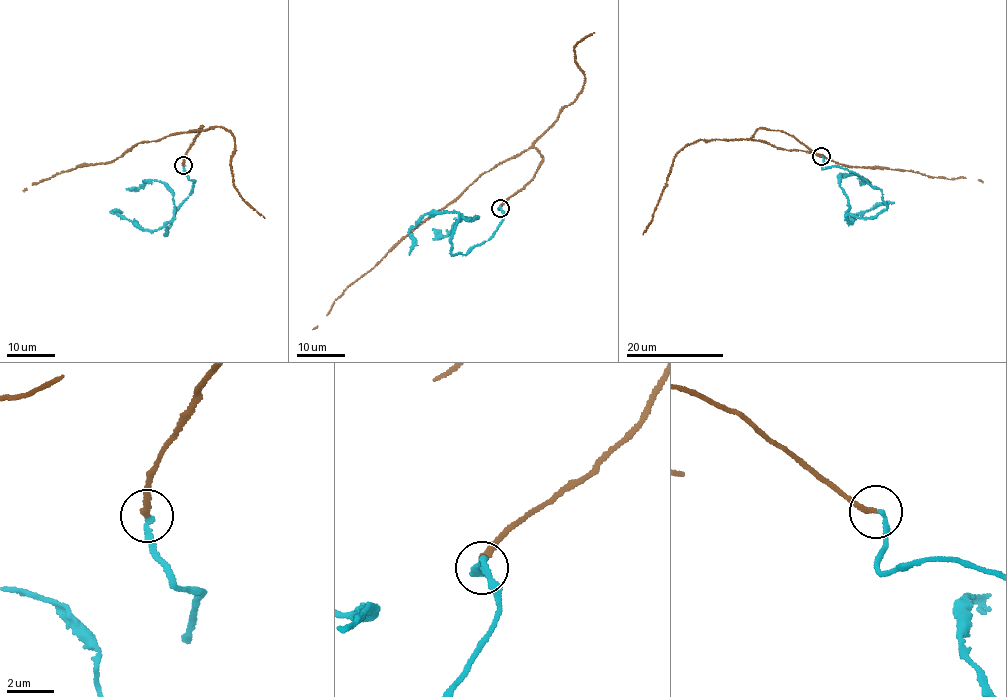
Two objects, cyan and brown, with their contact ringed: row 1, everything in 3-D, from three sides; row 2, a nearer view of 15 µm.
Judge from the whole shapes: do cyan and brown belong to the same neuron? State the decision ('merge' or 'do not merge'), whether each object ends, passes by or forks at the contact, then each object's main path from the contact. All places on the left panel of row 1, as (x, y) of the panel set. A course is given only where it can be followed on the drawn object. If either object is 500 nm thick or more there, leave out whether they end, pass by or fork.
merge | cyan ends | brown ends | cyan via (184, 165), (195, 182), (166, 234), (173, 219), (173, 192), (153, 180), (126, 189) | brown via (184, 165), (201, 125), (193, 132), (143, 141), (110, 161), (65, 171), (22, 190)

